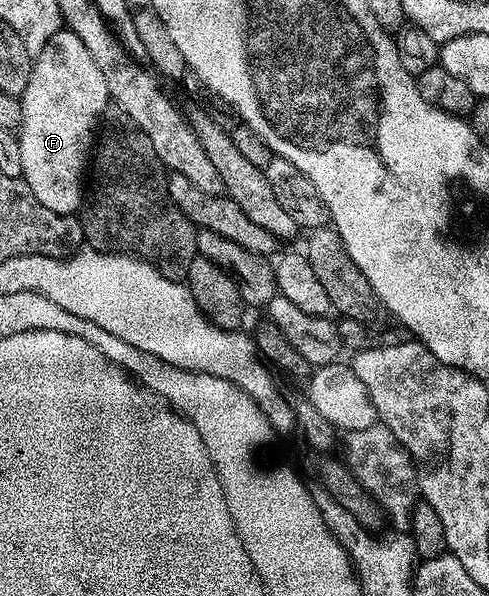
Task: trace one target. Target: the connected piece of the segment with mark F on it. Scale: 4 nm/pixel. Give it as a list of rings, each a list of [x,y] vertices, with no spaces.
[[[62,28],[57,34],[50,36],[46,48],[42,48],[42,52],[34,59],[30,84],[26,84],[26,92],[20,95],[19,100],[22,104],[22,124],[18,137],[22,148],[24,183],[50,212],[75,215],[82,205],[80,185],[83,182],[85,185],[86,182],[94,139],[97,137],[104,109],[110,104],[106,76],[102,76],[98,64],[94,64],[90,48],[86,48],[86,44],[78,40],[74,31]]]

